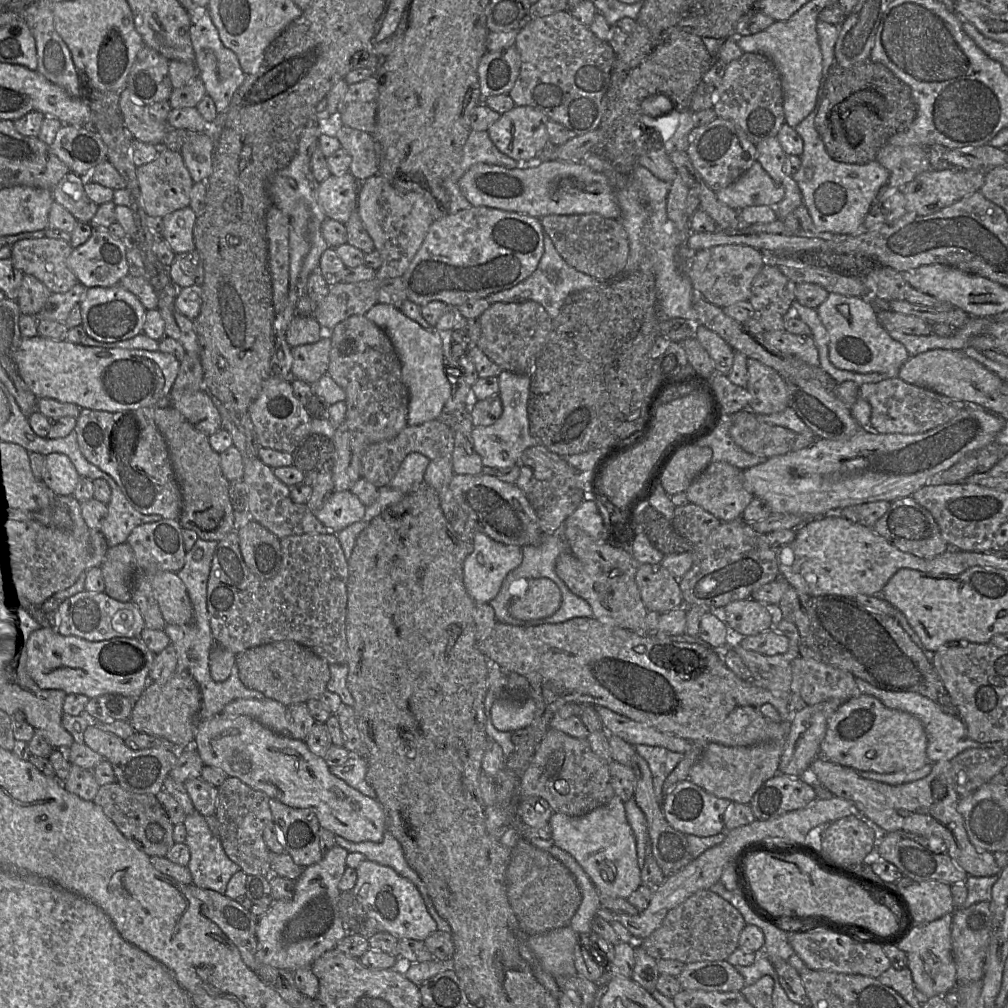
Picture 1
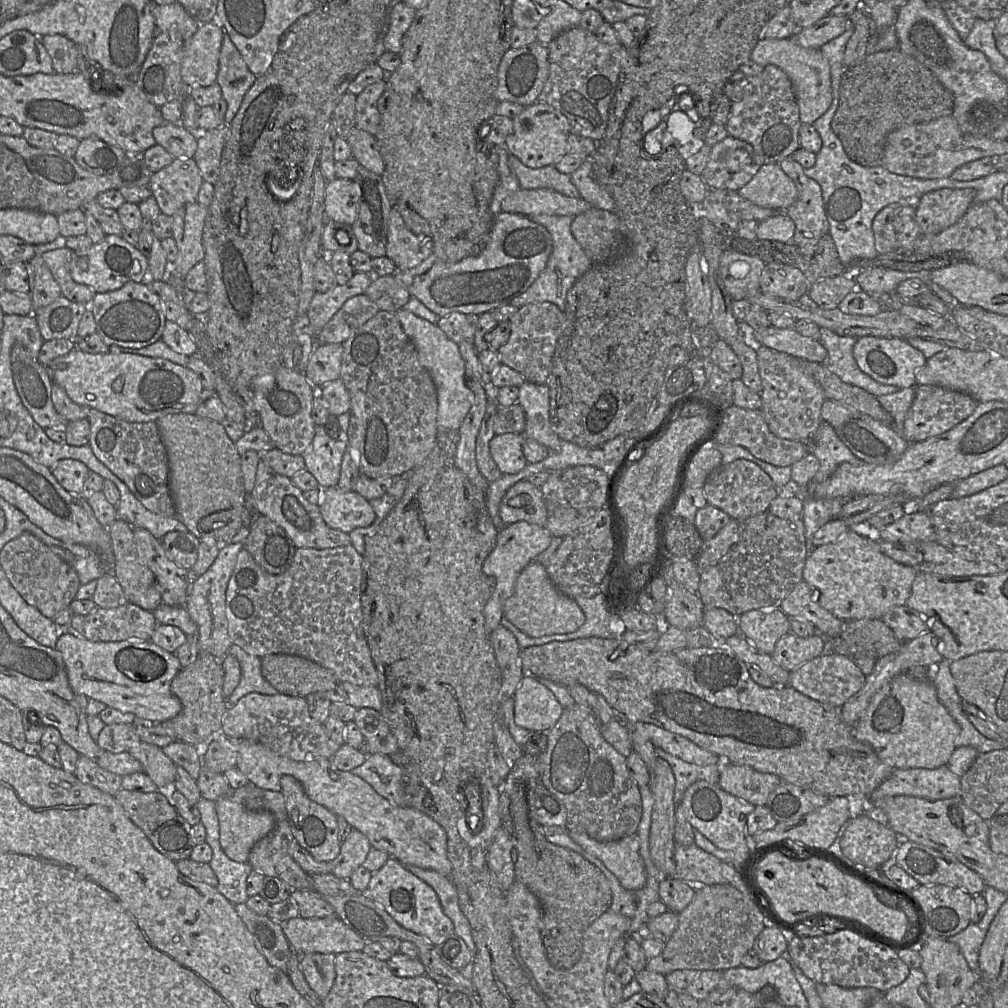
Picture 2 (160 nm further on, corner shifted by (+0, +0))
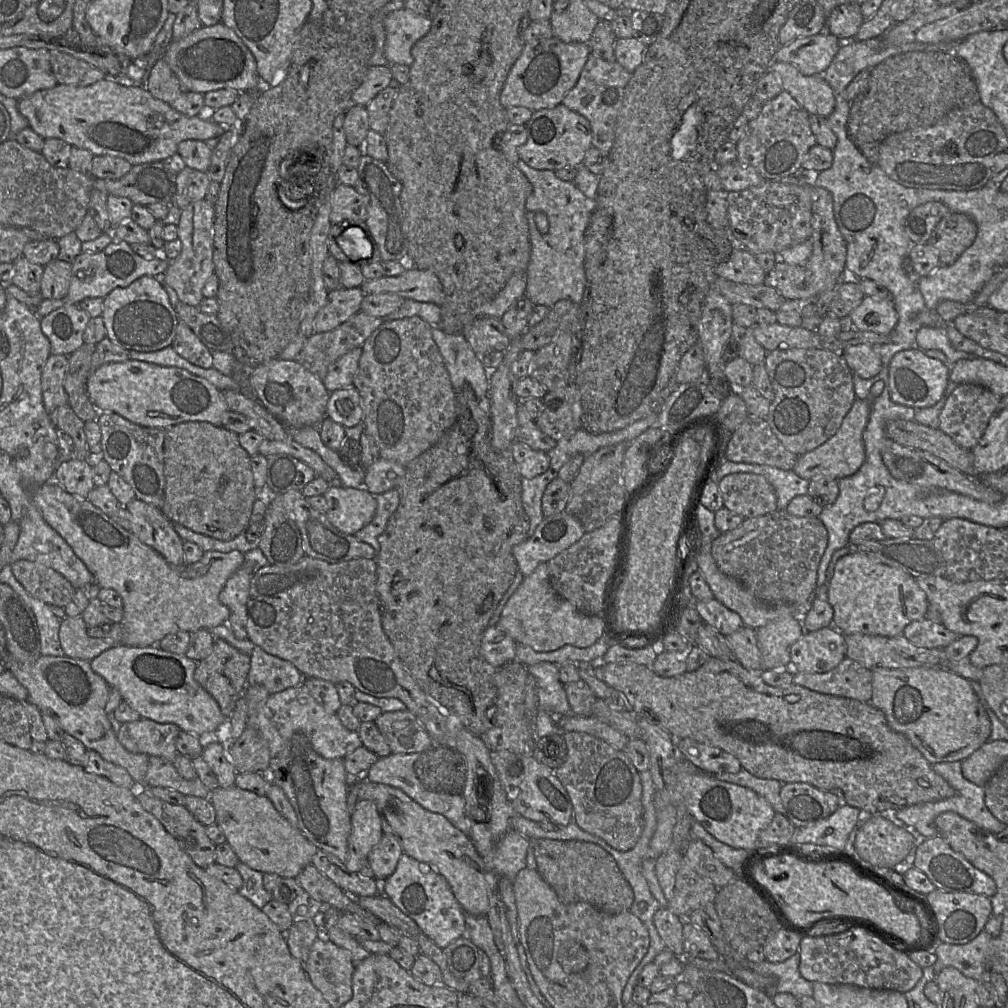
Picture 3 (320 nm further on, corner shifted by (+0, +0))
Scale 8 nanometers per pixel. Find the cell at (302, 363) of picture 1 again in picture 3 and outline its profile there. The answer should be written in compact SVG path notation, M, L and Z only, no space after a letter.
M361 347L355 348L344 354L330 366L327 375L322 380L330 393L353 386L361 354Z

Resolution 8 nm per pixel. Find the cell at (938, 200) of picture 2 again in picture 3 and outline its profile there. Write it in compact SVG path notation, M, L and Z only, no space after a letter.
M950 212L937 225L930 243L940 258L941 265L952 265L969 248L977 236L977 225L966 214Z

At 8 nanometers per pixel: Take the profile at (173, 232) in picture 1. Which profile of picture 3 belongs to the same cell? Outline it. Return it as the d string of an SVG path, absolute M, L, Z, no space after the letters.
M205 199L191 203L182 209L178 229L178 239L182 243L177 258L169 260L169 266L161 277L161 283L172 287L179 300L190 306L198 307L204 299L202 290L207 280L214 275L213 226L214 205Z

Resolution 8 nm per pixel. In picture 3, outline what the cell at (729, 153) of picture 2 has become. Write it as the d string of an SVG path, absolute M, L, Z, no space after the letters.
M737 160L718 166L717 175L725 191L742 191L767 181L755 168L743 166Z

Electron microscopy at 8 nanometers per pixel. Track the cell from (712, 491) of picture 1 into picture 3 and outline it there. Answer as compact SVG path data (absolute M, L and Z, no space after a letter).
M733 473L718 482L724 507L746 518L755 518L777 510L777 496L764 476Z

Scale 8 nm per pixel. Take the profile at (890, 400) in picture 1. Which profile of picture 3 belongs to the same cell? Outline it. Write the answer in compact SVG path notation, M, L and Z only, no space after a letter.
M971 383L958 384L946 398L939 414L938 429L952 438L959 446L971 450L982 438L1002 398L981 385Z

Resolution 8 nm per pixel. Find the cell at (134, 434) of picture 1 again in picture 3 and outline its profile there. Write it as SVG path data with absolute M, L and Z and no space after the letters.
M100 412L96 422L101 431L101 459L131 486L137 499L161 510L165 490L165 429L143 427L111 412Z

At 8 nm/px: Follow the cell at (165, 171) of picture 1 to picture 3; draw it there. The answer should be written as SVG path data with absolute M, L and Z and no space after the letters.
M186 166L176 174L176 193L172 205L184 209L193 202L203 200L210 183L206 172Z

